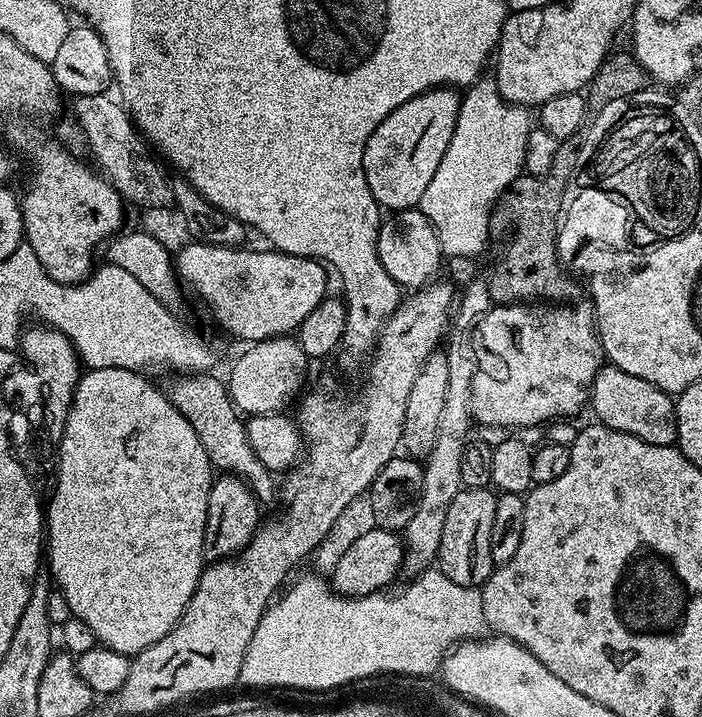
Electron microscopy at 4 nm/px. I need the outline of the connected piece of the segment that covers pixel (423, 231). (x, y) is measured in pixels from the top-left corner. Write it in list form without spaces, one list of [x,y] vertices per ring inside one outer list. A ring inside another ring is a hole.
[[[418,208],[395,211],[381,223],[376,252],[383,268],[401,287],[415,290],[431,283],[444,259],[444,251],[433,224]]]

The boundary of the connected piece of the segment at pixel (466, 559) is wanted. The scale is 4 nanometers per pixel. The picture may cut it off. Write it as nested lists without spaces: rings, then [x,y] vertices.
[[[491,487],[464,488],[454,498],[454,502],[450,502],[436,564],[440,572],[446,574],[450,582],[458,582],[458,586],[481,589],[490,578],[494,567],[491,556],[491,530],[498,509],[495,495],[497,496],[497,493]]]

